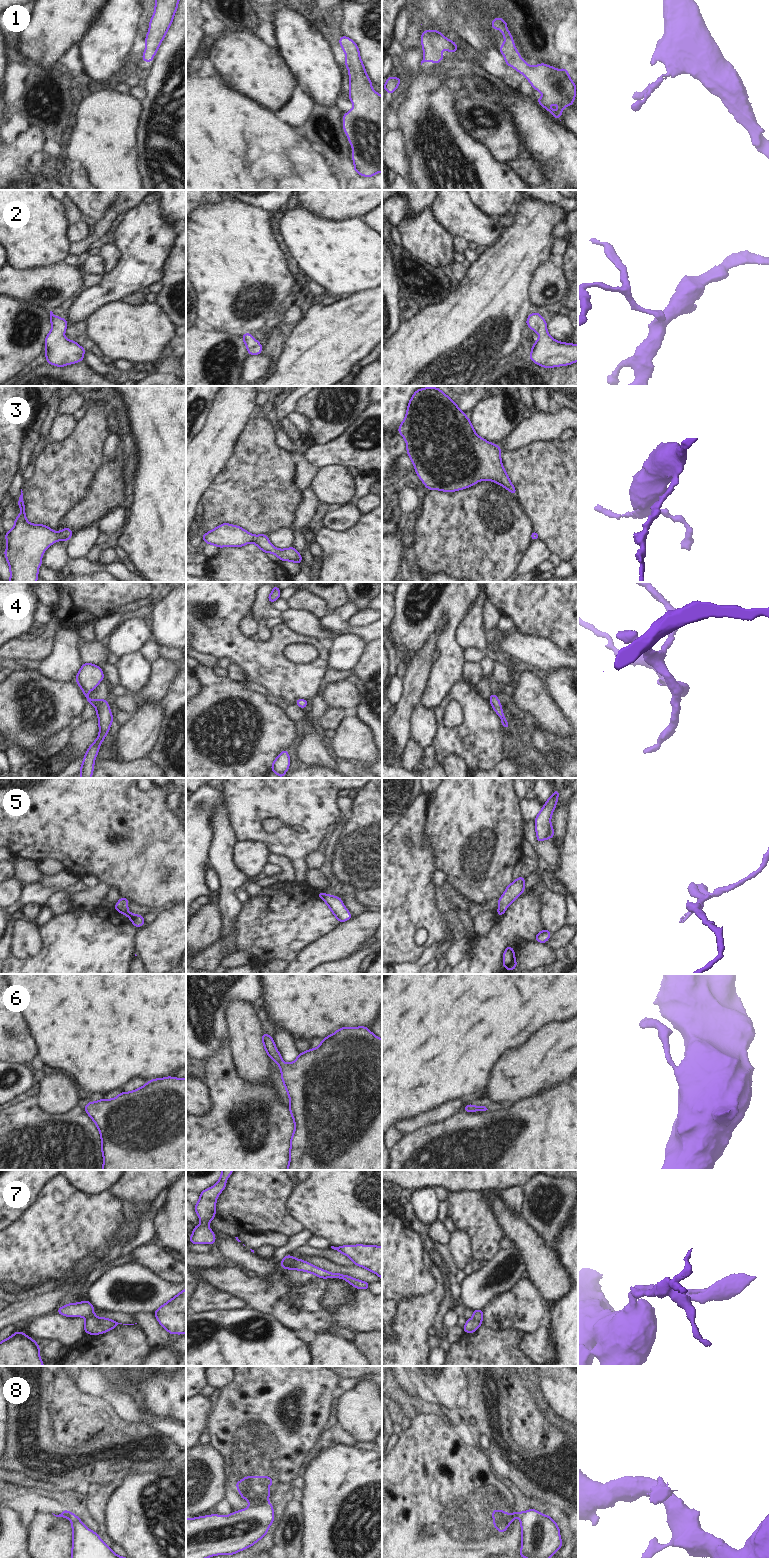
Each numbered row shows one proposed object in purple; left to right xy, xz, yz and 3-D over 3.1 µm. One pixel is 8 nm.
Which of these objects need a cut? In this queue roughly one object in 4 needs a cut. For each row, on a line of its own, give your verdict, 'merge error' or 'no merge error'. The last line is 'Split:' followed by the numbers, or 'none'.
1: no merge error
2: no merge error
3: no merge error
4: no merge error
5: merge error
6: no merge error
7: merge error
8: merge error
Split: 5, 7, 8

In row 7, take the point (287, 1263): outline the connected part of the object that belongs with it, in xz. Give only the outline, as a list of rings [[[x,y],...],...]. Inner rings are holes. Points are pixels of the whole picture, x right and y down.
[[[286,1255],[283,1260],[281,1261],[281,1267],[284,1269],[291,1270],[293,1269],[293,1264],[297,1261],[303,1261],[302,1259],[296,1259],[291,1255]]]

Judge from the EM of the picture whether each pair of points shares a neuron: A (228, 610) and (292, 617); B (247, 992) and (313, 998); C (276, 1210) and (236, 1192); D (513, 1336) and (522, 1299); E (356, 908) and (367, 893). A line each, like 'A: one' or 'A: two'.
A: two
B: two
C: one
D: two
E: two

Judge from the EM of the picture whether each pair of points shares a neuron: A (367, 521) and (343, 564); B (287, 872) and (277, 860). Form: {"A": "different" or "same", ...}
{"A": "same", "B": "same"}

